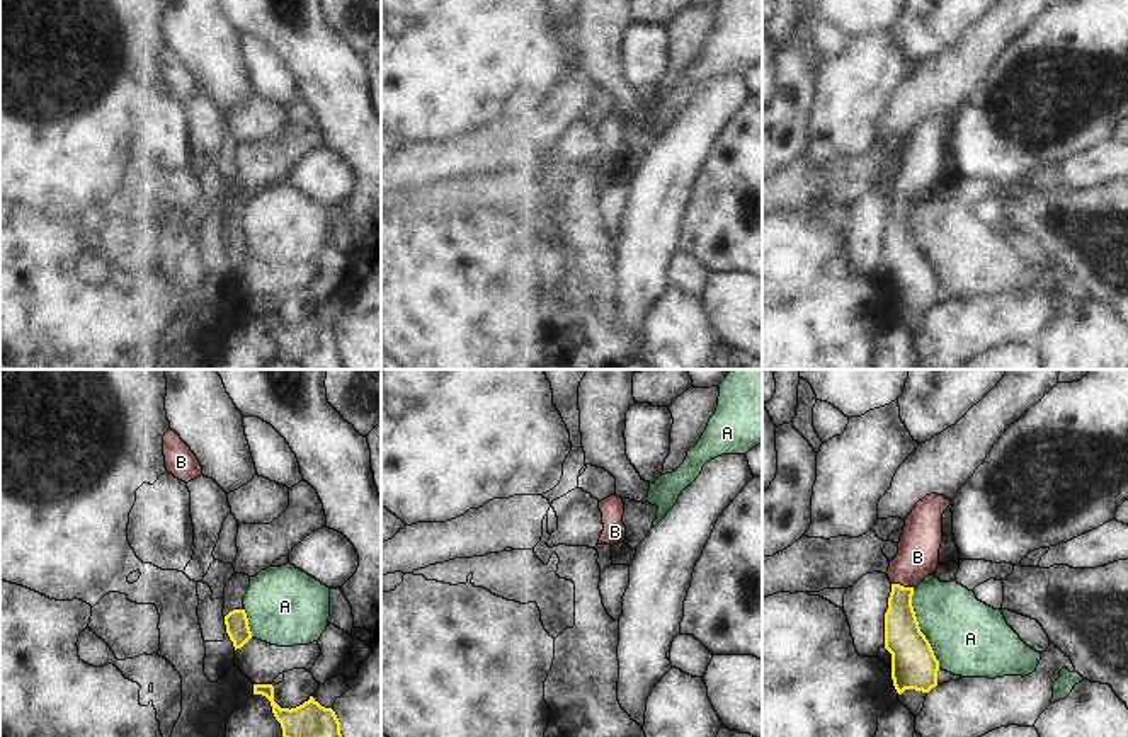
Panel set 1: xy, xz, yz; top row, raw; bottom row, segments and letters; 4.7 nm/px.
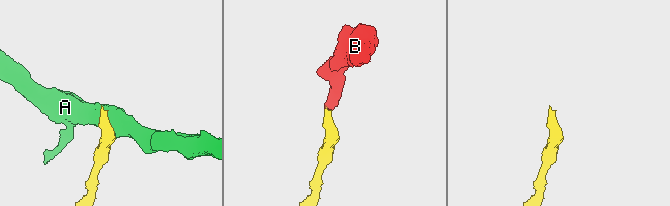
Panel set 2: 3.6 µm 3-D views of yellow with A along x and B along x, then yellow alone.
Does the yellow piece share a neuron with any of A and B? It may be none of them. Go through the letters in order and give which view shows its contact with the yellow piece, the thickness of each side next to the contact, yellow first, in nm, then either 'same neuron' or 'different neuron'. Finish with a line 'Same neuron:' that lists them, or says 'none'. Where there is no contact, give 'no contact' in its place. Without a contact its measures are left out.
A: yz | 220/360 nm | different neuron
B: yz | 180/200 nm | same neuron
Same neuron: B

